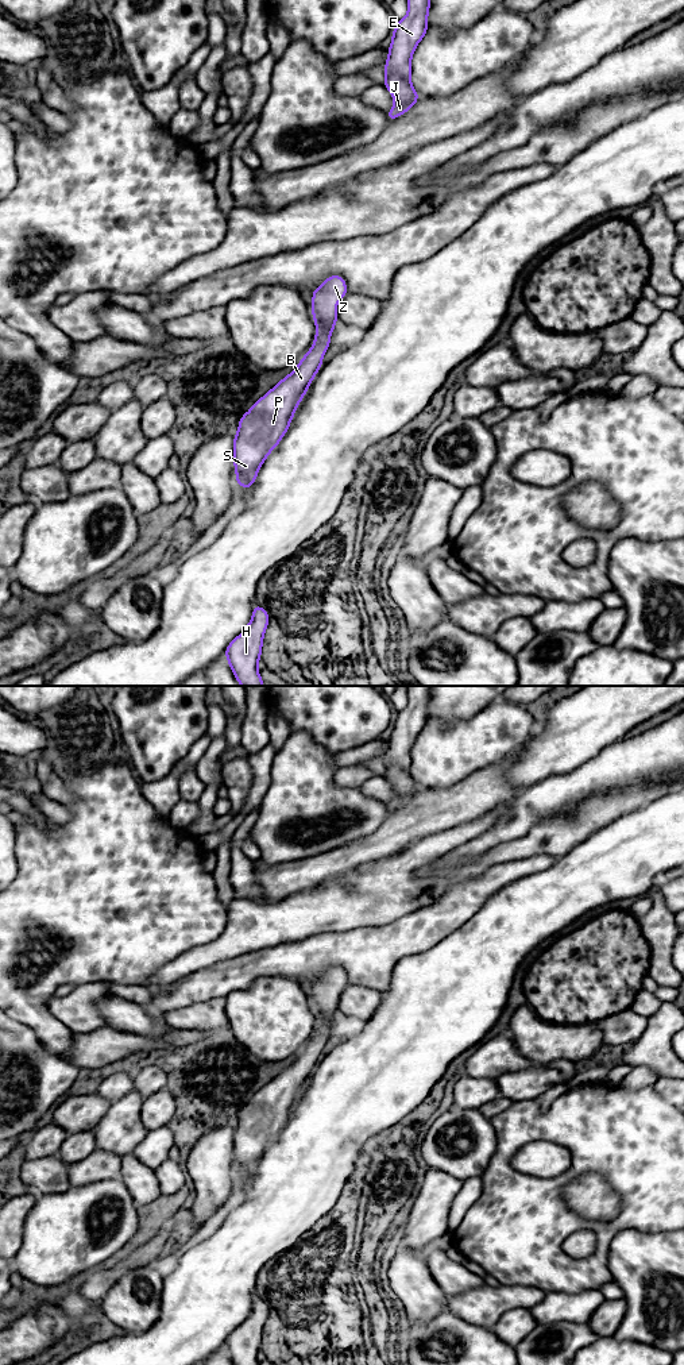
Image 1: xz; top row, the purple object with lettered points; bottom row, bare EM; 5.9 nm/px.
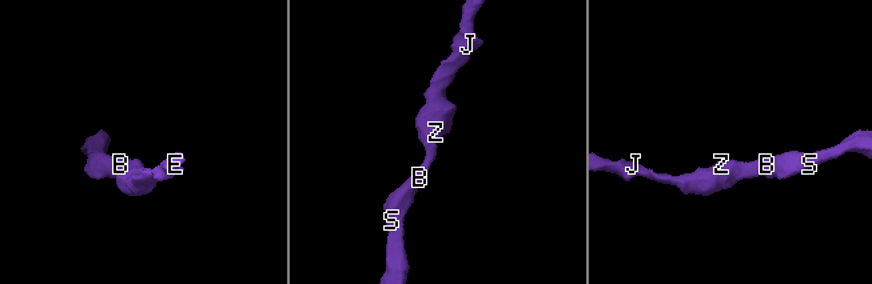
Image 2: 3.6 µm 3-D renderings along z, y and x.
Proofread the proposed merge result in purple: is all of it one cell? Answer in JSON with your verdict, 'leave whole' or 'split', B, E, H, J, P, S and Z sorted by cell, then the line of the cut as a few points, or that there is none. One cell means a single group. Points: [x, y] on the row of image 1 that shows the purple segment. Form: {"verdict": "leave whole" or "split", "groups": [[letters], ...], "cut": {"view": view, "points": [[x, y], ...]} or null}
{"verdict": "leave whole", "groups": [["B", "E", "H", "J", "P", "S", "Z"]], "cut": null}

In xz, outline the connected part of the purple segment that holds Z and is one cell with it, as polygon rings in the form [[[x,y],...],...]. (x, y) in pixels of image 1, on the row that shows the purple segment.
[[[339,274],[328,277],[312,292],[310,312],[316,321],[312,348],[291,374],[283,377],[240,417],[233,437],[237,487],[251,490],[263,462],[287,432],[298,404],[321,369],[322,356],[331,344],[331,333],[337,323],[336,302],[347,294],[345,279]]]

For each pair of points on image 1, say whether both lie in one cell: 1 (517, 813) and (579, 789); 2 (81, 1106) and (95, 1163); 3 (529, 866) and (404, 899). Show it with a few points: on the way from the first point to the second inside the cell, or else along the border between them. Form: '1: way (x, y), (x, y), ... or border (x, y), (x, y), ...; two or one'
1: way (532, 805), (564, 790); one
2: way (81, 1119), (77, 1132), (85, 1140), (87, 1149); one
3: border (478, 875), (449, 886), (433, 902), (422, 906); two

